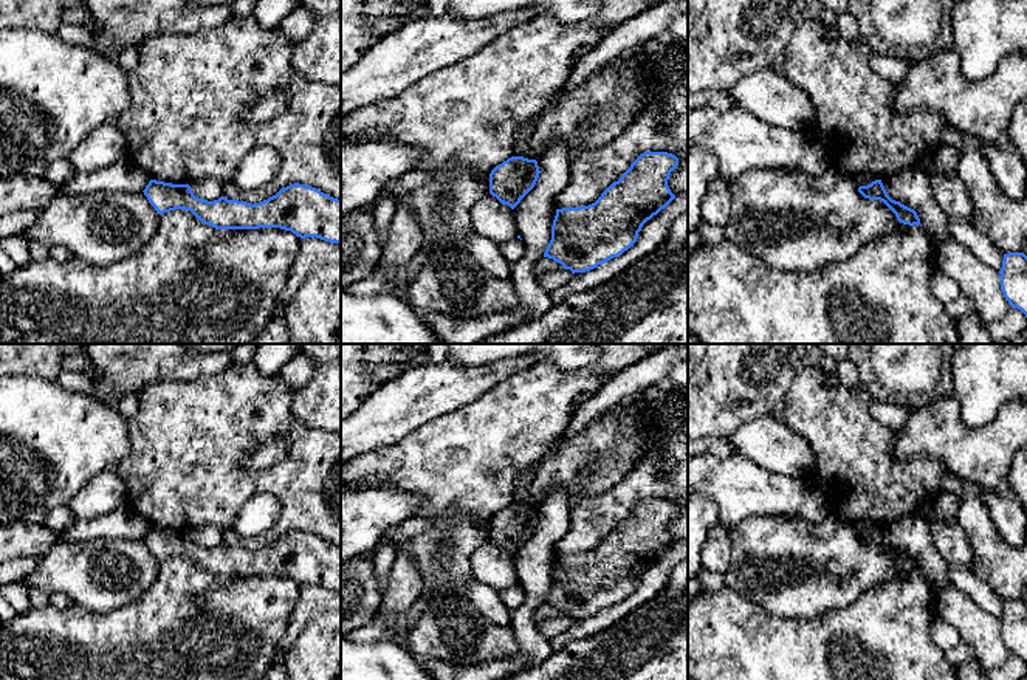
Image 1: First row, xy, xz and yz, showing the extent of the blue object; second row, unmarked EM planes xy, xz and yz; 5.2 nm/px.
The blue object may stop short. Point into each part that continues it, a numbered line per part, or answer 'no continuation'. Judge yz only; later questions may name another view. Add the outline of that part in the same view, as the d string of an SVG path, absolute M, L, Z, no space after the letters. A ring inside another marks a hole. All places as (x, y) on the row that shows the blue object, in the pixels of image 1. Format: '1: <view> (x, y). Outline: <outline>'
no continuation

